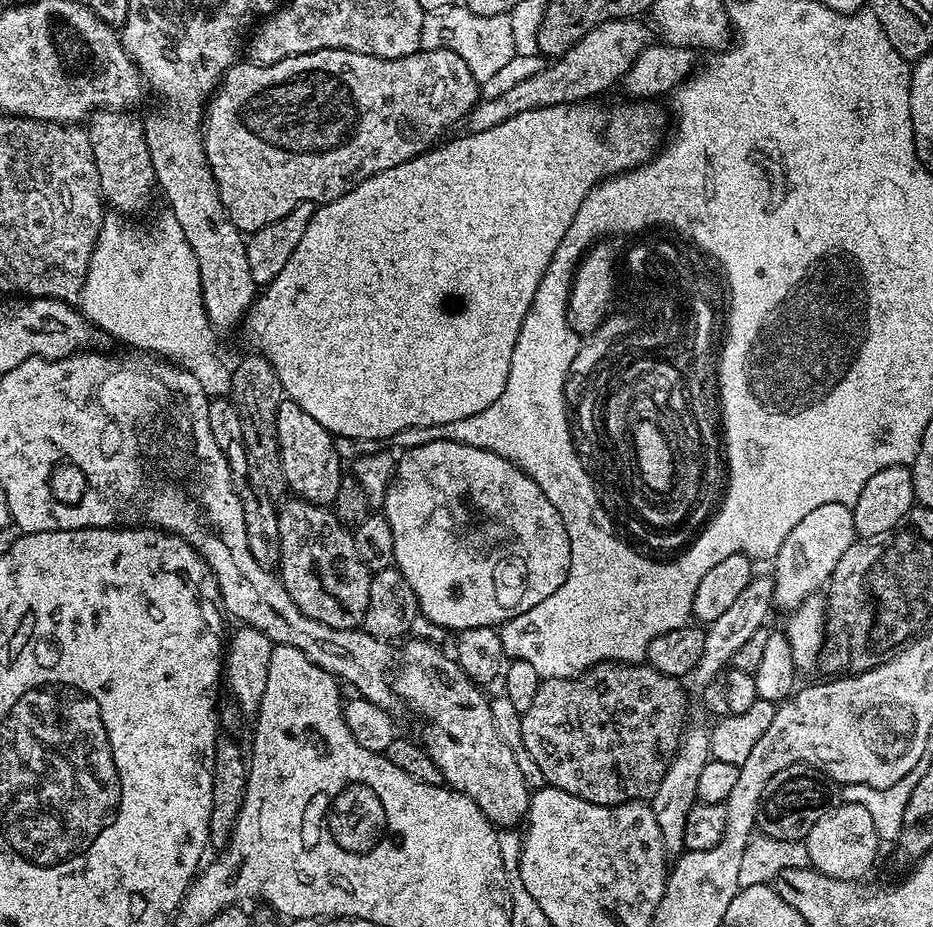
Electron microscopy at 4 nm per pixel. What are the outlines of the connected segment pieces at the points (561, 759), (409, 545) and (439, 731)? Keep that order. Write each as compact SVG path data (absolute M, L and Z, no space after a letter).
M605 662L596 665L595 668L589 668L588 671L580 673L570 680L566 678L541 679L538 694L534 694L534 702L530 702L530 710L526 710L522 714L521 738L530 757L542 770L542 774L545 776L545 785L561 788L569 794L585 799L586 802L602 805L614 805L628 801L651 801L666 774L668 764L676 755L678 741L682 735L680 723L684 720L684 692L680 689L681 681L675 676L665 679L657 675L656 672L651 672L651 666L647 662Z
M435 440L426 442L422 446L407 449L397 459L396 473L386 490L386 498L382 505L382 515L390 522L390 530L394 534L394 564L410 582L410 590L414 590L414 598L420 607L419 615L424 616L432 624L440 628L452 628L453 633L467 628L491 628L512 620L518 614L526 614L526 610L534 610L538 602L546 602L562 582L566 582L566 574L570 570L570 542L568 531L564 527L558 510L554 510L554 502L542 494L542 486L534 482L517 464L500 456L496 452L489 452L486 448L475 448L469 444L459 444L453 440Z
M407 640L403 641L400 652L398 648L394 692L414 711L424 715L422 744L435 762L443 783L466 794L493 825L501 829L519 825L528 814L530 789L510 746L498 738L489 697L480 693L483 691L477 684L438 645L428 640Z

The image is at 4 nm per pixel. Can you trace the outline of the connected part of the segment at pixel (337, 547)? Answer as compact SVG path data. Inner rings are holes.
M288 499L278 508L278 534L282 538L280 583L302 614L331 628L359 629L364 623L366 602L370 602L372 572L358 558L349 525L343 524L331 507Z

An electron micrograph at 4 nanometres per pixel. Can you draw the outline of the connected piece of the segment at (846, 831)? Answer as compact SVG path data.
M837 803L808 831L807 863L824 876L835 880L859 881L872 868L876 860L876 847L882 844L876 835L874 821L865 805Z

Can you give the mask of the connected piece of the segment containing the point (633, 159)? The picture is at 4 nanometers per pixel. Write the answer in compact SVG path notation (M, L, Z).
M596 102L526 110L522 114L514 114L514 118L506 118L506 122L498 126L490 126L490 130L468 132L449 144L433 146L413 160L366 178L354 186L354 190L342 194L342 198L319 205L306 226L306 234L302 234L302 242L298 242L294 254L290 254L290 262L282 266L282 274L270 281L252 301L242 321L242 332L256 347L253 349L274 366L285 397L302 406L302 410L306 410L306 414L310 414L310 418L331 432L333 437L345 436L348 440L361 442L384 442L407 428L442 426L486 410L486 406L506 390L514 342L518 342L526 310L530 310L538 282L542 282L542 274L546 274L546 266L550 266L550 258L554 258L554 250L558 242L562 242L562 234L566 234L566 226L574 220L578 206L595 184L636 168L645 160L652 159L661 147L664 112L656 105L659 103L628 103L632 104L616 104L609 112L599 108Z

